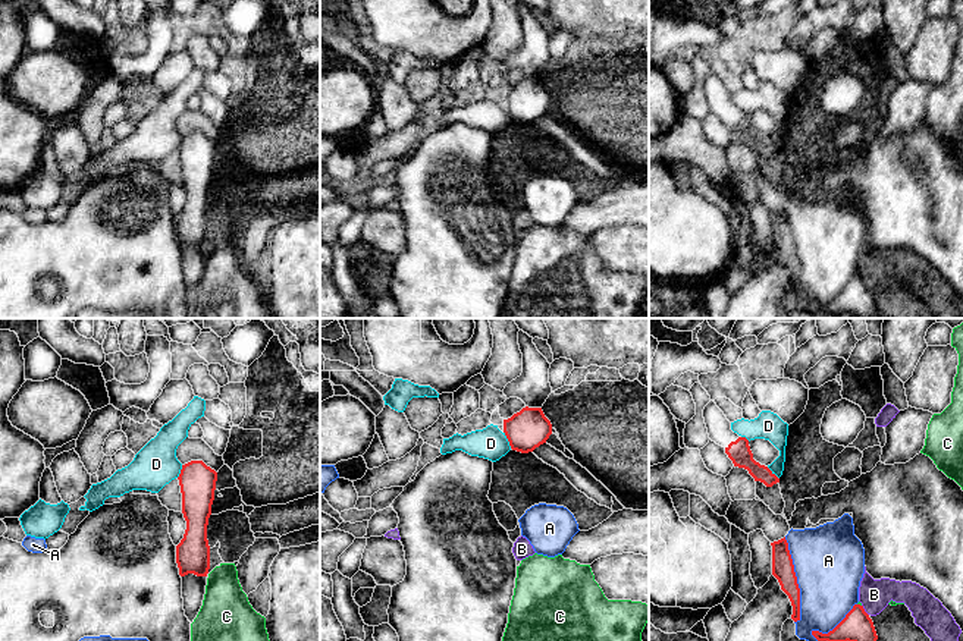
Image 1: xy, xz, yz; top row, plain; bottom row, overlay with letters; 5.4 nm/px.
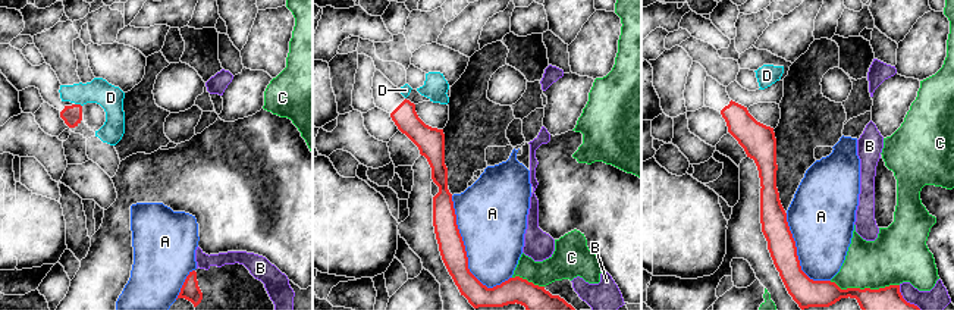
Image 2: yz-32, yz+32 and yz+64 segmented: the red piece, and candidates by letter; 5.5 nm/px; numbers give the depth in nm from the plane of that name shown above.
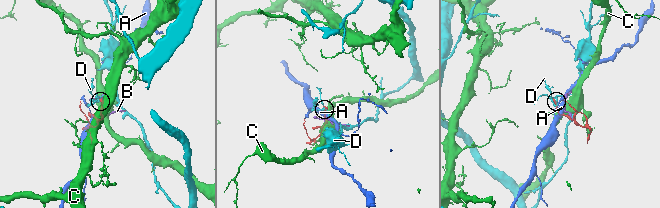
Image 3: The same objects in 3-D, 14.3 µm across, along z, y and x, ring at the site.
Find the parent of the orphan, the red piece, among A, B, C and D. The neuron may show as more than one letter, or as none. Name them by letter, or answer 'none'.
none

